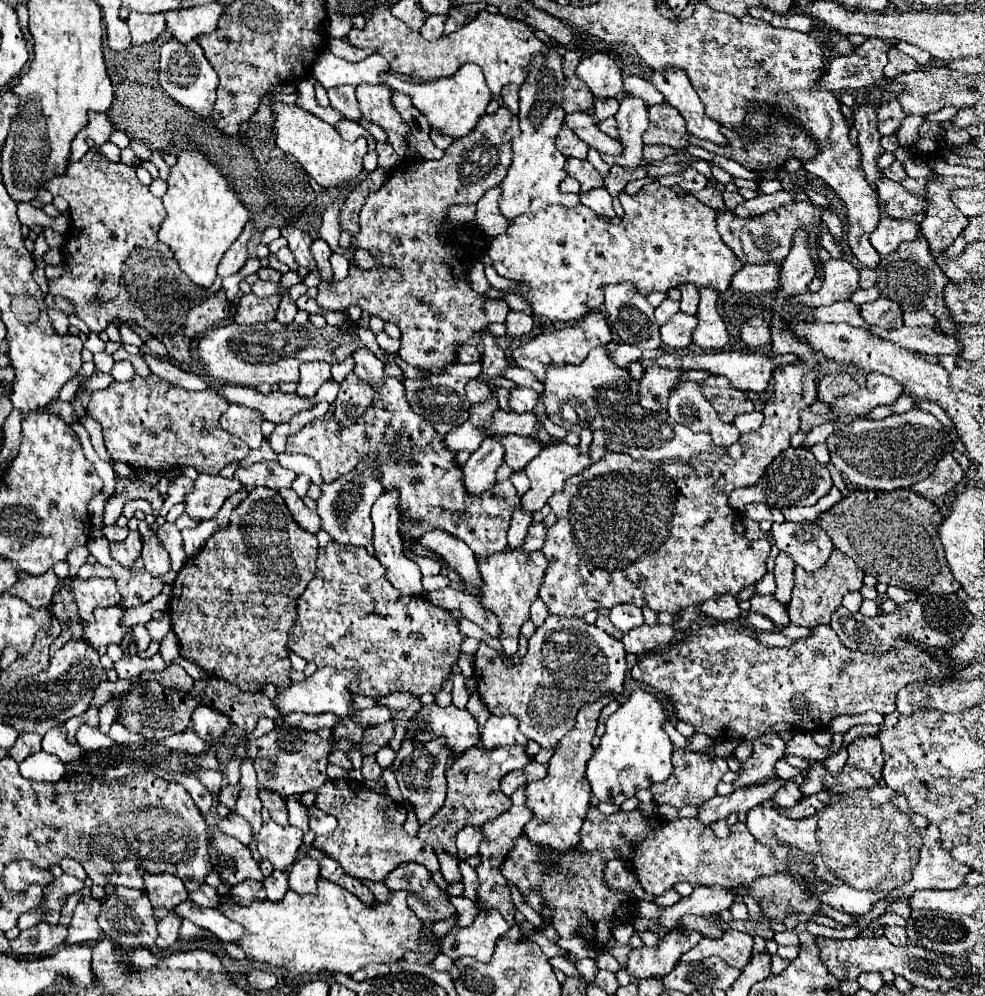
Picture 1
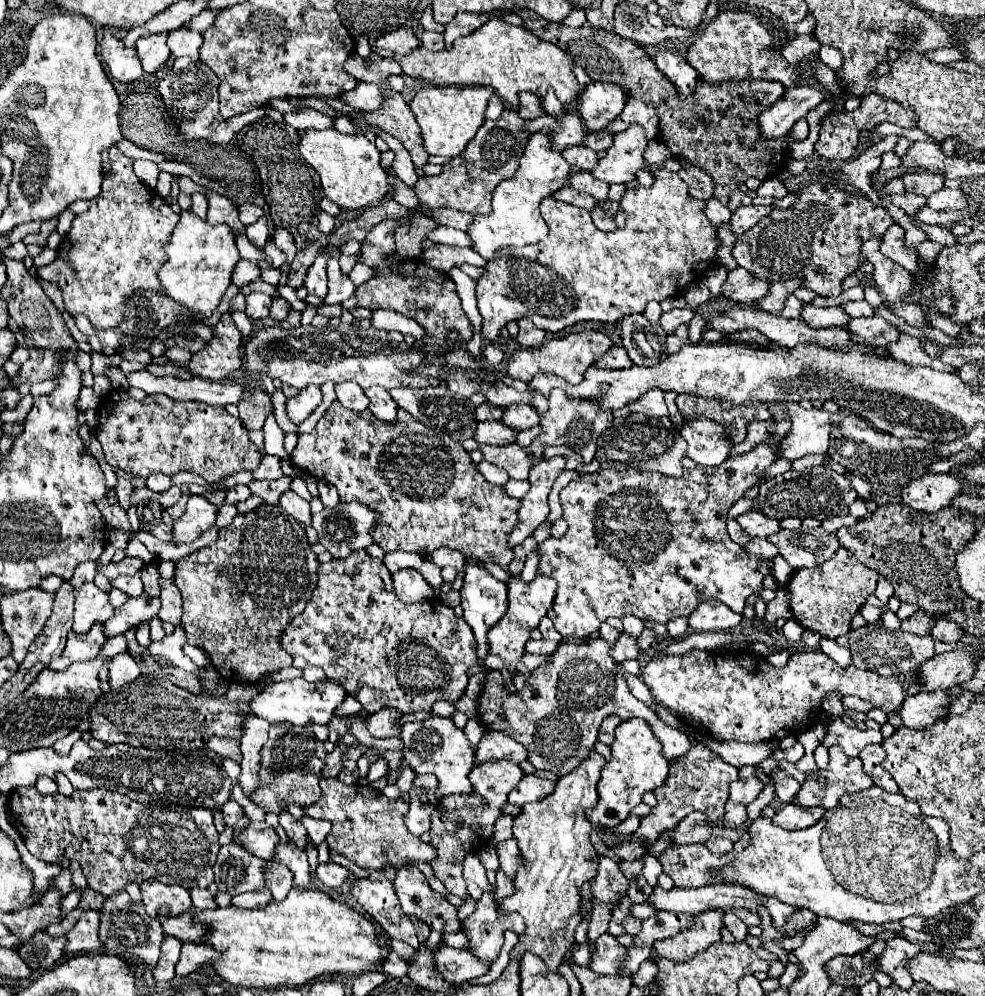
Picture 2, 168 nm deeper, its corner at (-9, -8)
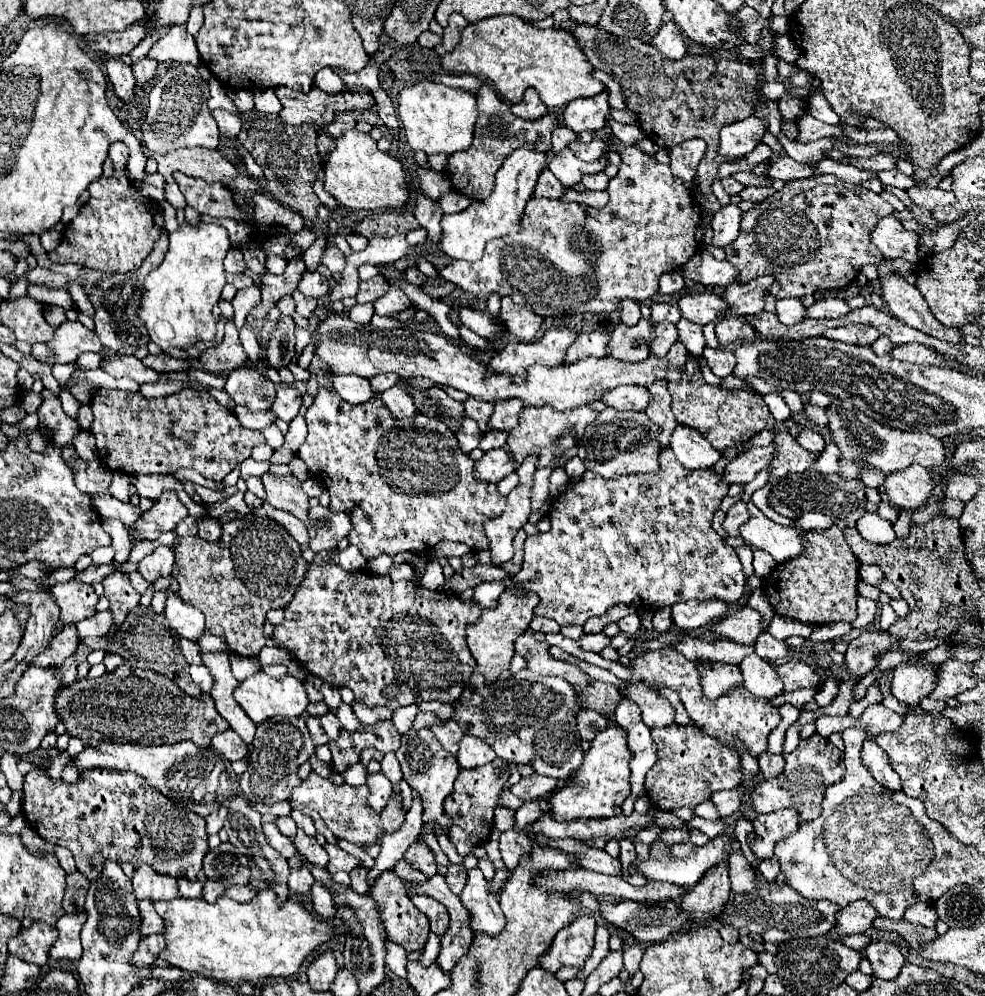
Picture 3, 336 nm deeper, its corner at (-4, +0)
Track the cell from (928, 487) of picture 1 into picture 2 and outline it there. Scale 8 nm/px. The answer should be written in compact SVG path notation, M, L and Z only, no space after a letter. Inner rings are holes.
M925 474L903 488L901 502L917 512L939 512L959 494L961 482L953 474Z

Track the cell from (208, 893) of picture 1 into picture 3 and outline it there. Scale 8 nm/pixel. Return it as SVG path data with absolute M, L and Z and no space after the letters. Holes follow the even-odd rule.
M178 880L180 896L184 898L202 898L202 882L198 880Z

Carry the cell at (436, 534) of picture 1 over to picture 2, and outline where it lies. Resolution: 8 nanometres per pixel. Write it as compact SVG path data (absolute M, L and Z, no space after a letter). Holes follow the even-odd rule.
M469 558L465 564L465 578L467 578L467 588L461 588L461 606L463 606L463 618L471 626L475 638L477 638L477 656L479 664L483 666L483 660L487 656L487 632L493 624L499 622L499 618L507 610L507 584L495 580L485 568L477 564L477 560Z

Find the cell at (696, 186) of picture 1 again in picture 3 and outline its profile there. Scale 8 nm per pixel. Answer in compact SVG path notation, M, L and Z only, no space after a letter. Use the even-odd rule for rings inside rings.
M700 138L686 140L670 150L670 168L672 168L674 176L682 178L686 188L690 188L690 190L694 188L696 168L700 164L700 160L704 158L704 152L706 152L706 142Z

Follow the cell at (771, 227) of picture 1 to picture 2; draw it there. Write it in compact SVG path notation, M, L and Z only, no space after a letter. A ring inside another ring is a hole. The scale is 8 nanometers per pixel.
M811 182L797 190L797 200L787 210L773 210L769 216L759 220L751 232L745 232L739 236L733 248L733 258L737 264L745 270L749 270L753 276L761 280L791 280L791 278L803 278L803 286L815 290L819 296L839 296L841 294L841 282L849 274L853 274L861 264L867 262L867 258L861 254L861 244L869 238L883 236L885 230L895 222L887 210L881 206L875 206L871 200L867 200L861 194L853 194L847 190L837 188L835 184L827 182Z

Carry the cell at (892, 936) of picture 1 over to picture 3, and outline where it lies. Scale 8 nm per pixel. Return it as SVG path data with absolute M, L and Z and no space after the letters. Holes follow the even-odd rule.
M870 942L866 946L866 958L874 968L874 976L882 980L894 980L906 964L904 948L896 942Z

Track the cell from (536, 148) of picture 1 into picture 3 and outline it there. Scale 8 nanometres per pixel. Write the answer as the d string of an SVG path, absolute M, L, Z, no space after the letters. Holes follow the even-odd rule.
M524 144L506 158L502 168L496 172L494 190L482 202L472 202L458 214L442 216L442 252L456 260L478 260L484 254L484 244L494 238L512 236L522 230L522 212L530 200L540 172L548 166L550 154L538 152L532 144Z

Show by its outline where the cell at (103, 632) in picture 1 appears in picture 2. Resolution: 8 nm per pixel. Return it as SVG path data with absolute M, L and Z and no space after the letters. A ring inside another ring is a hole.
M93 624L93 628L87 634L75 634L69 632L67 638L67 646L59 658L59 662L63 662L65 666L71 662L87 662L87 660L95 660L101 646L107 642L107 638L103 636L103 626L101 624Z

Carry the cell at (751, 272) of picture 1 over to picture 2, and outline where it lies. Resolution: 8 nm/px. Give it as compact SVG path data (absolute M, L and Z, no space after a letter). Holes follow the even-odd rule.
M735 268L727 274L725 284L721 286L721 294L725 298L731 298L735 302L743 304L753 304L755 300L763 298L769 292L769 282L767 280L755 280L747 270Z

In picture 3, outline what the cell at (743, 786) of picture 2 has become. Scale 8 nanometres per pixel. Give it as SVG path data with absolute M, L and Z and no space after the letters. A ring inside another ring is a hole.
M736 788L714 792L712 802L714 802L716 810L720 812L720 816L730 816L740 808L740 794L738 794Z

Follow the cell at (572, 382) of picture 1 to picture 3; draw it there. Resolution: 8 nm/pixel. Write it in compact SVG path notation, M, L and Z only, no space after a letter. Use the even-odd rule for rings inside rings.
M526 406L522 410L520 424L514 430L510 430L506 448L518 464L526 456L538 454L538 464L540 466L550 466L554 460L556 460L558 466L564 466L564 462L568 462L570 458L576 456L576 444L582 438L584 428L590 422L594 422L596 416L598 416L598 412L588 408L588 406L566 410L566 412L558 412L550 406Z

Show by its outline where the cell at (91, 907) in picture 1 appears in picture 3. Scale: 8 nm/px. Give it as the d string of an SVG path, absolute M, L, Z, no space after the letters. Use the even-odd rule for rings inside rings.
M86 912L80 914L66 914L56 922L56 928L60 932L58 940L50 948L50 958L54 960L78 960L82 956L82 944L80 944L80 930L86 922Z

